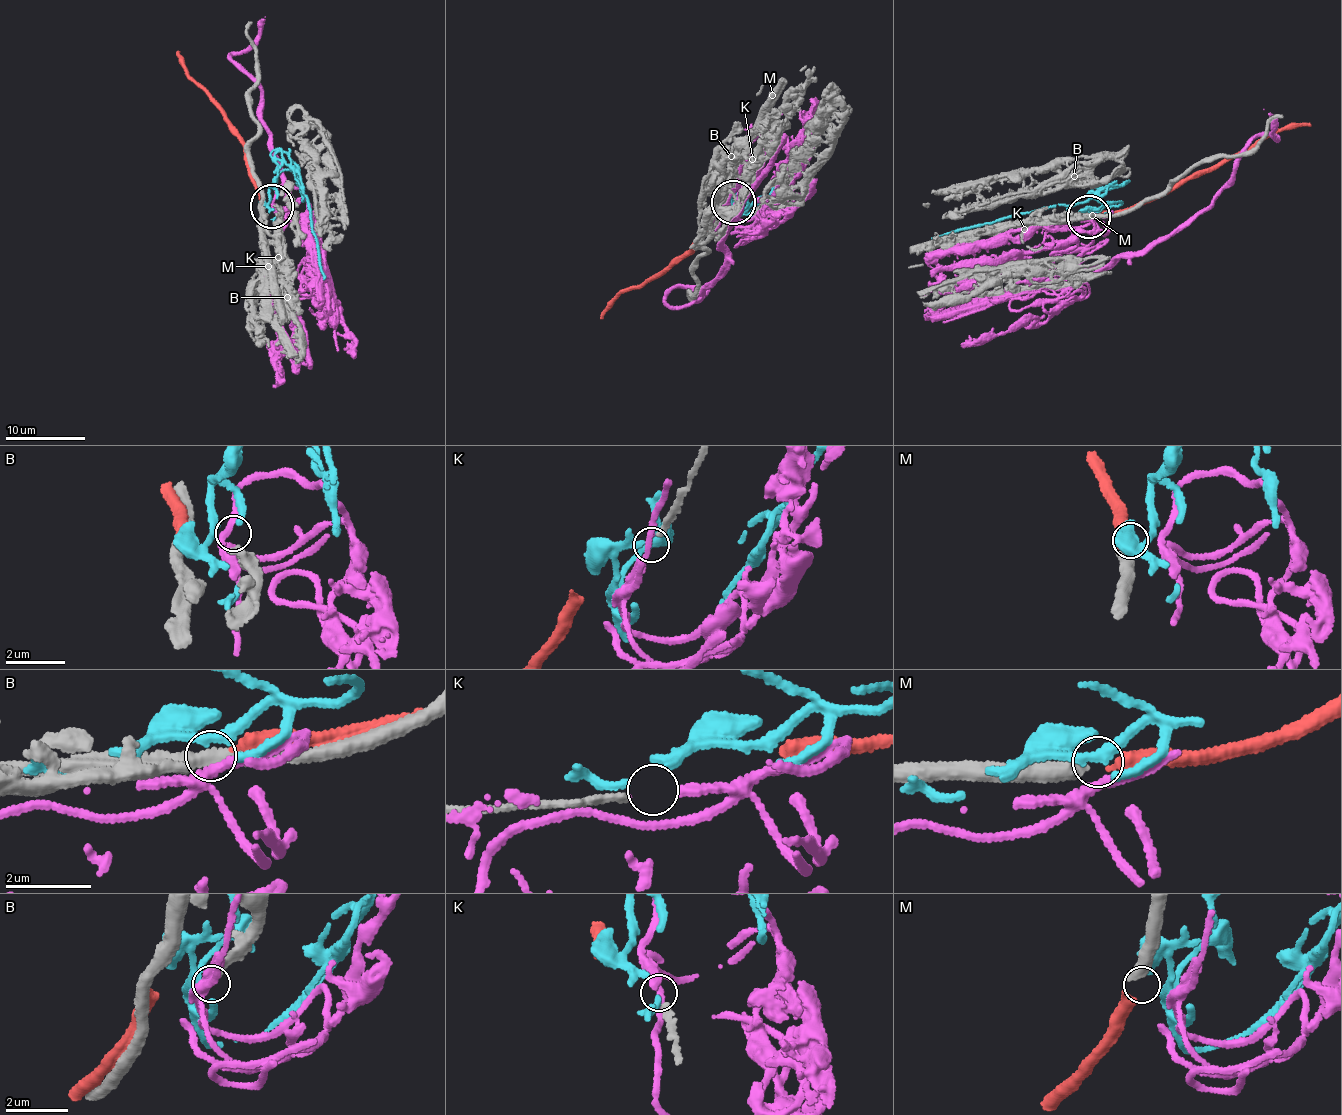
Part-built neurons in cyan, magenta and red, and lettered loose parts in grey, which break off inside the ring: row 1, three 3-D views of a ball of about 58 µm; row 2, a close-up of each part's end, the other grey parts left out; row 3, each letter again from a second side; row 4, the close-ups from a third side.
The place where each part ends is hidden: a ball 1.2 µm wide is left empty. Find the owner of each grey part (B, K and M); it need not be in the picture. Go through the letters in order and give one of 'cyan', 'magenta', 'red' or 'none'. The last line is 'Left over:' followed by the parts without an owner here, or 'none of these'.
B: cyan
K: magenta
M: red
Left over: none of these

